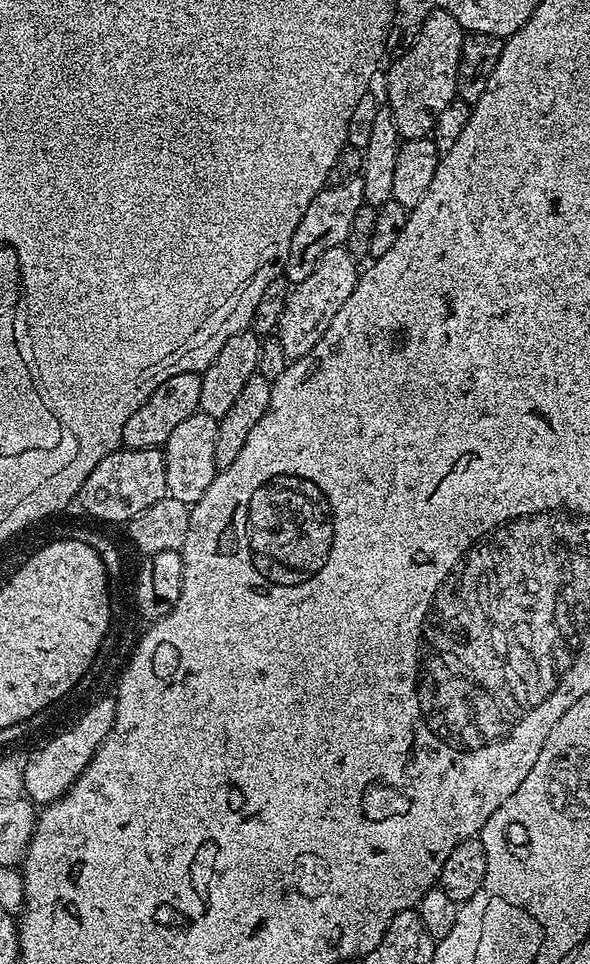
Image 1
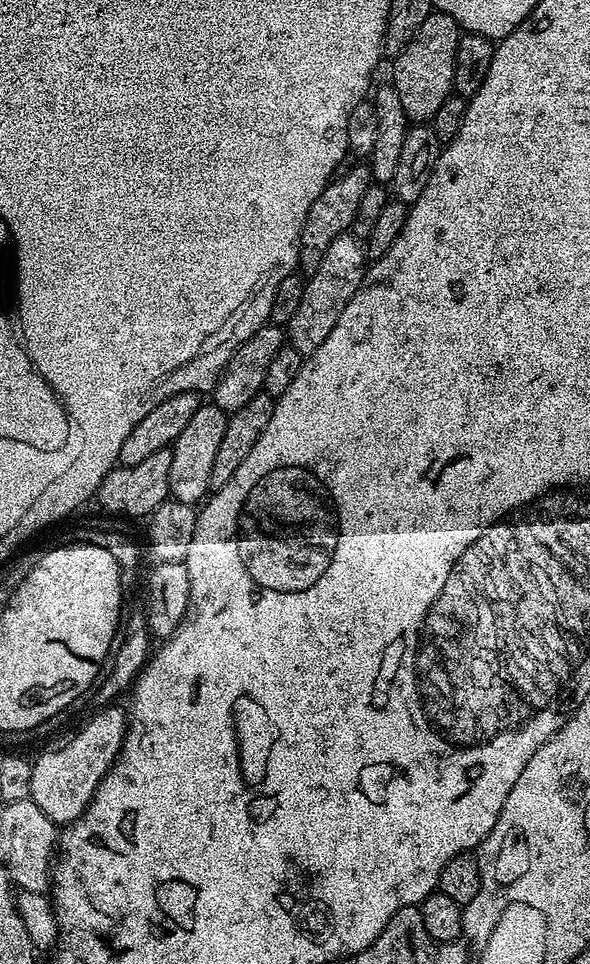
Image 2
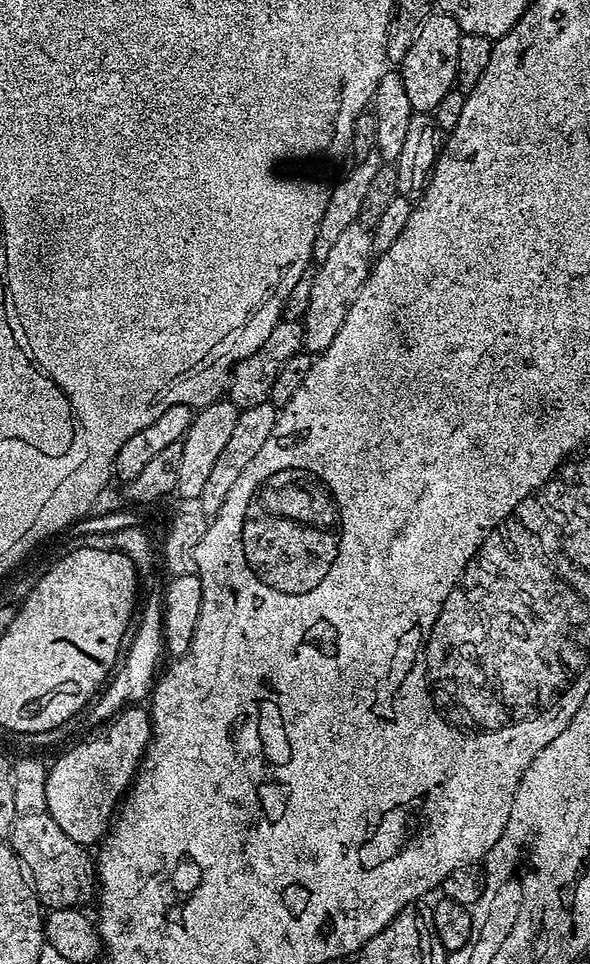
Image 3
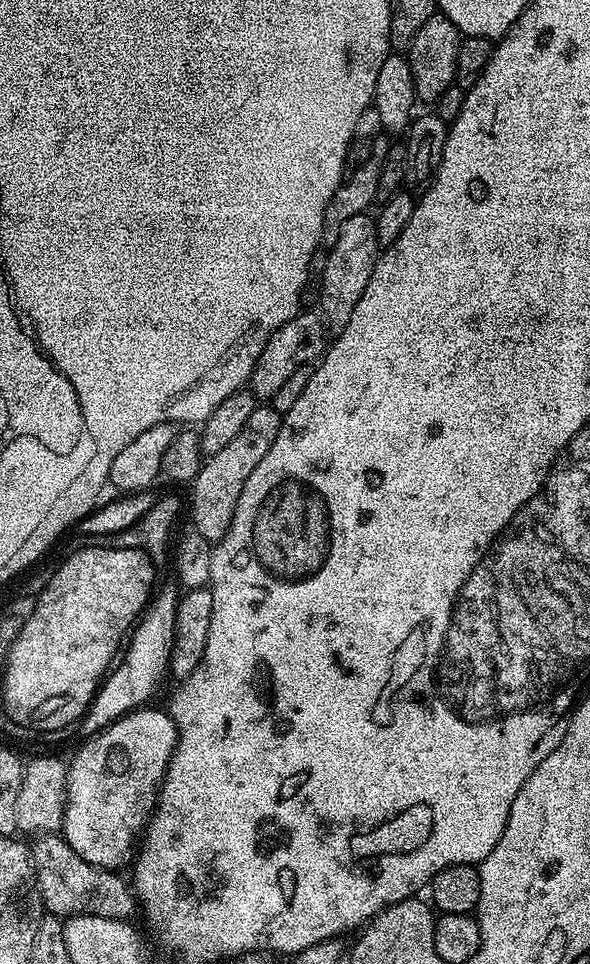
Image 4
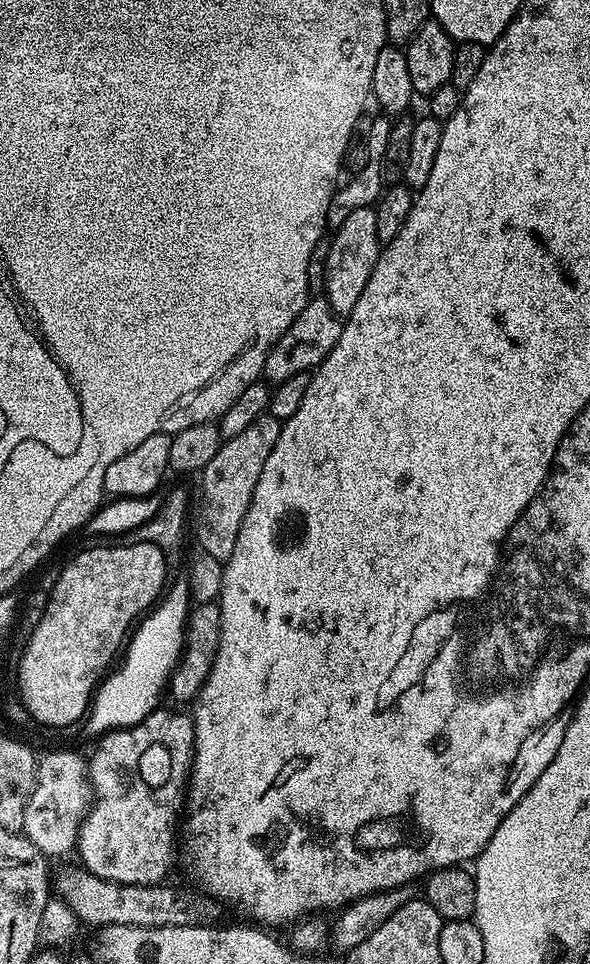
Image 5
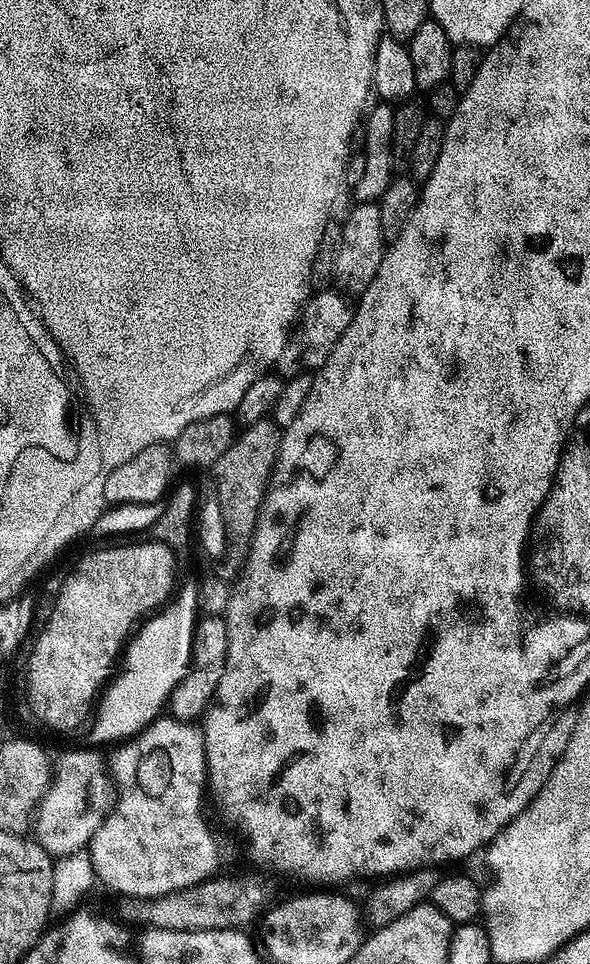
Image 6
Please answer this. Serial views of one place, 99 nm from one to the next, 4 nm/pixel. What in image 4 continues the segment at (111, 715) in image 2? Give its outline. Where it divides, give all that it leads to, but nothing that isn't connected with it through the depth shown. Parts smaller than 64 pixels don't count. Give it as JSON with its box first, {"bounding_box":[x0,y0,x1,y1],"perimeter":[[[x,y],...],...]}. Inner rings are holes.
{"bounding_box":[62,707,176,870],"perimeter":[[[152,707],[124,713],[87,737],[67,761],[62,835],[78,858],[96,868],[120,870],[133,859],[138,837],[156,806],[160,781],[176,748],[176,723],[165,709]]]}

